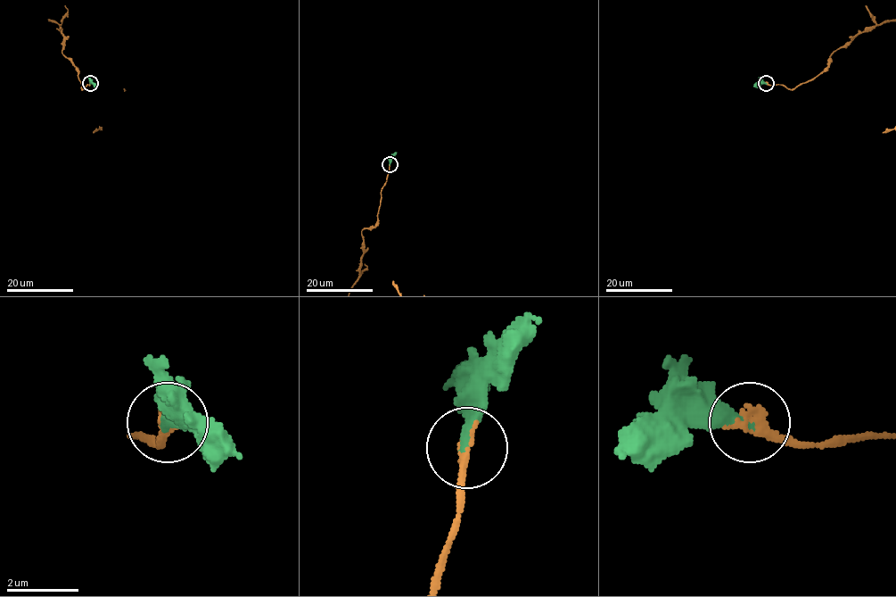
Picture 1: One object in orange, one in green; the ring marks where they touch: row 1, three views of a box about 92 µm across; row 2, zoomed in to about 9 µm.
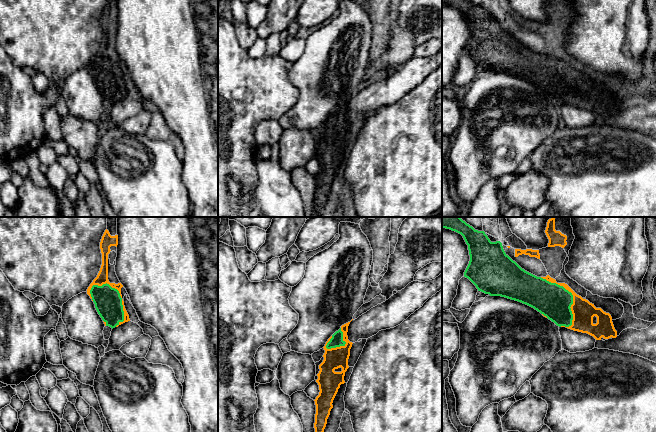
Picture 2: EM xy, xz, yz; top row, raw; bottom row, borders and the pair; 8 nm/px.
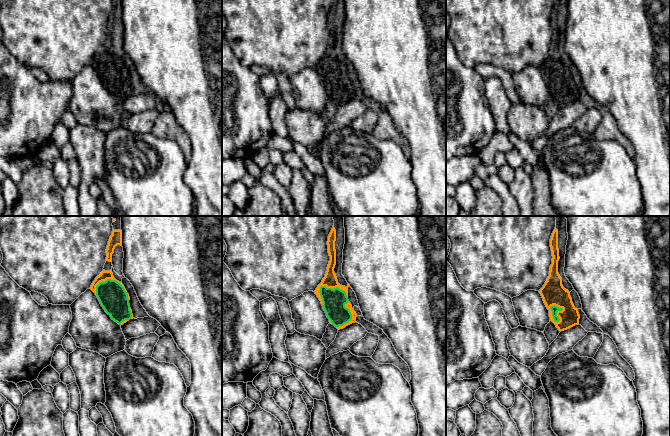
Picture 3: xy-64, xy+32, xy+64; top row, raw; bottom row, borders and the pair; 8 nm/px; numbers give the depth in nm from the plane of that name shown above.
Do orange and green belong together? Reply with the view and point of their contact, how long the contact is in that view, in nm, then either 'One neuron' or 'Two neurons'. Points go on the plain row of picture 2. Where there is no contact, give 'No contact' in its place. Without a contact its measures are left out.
Touches orange at xy (121, 73). Shared border 400 nm. One neuron

